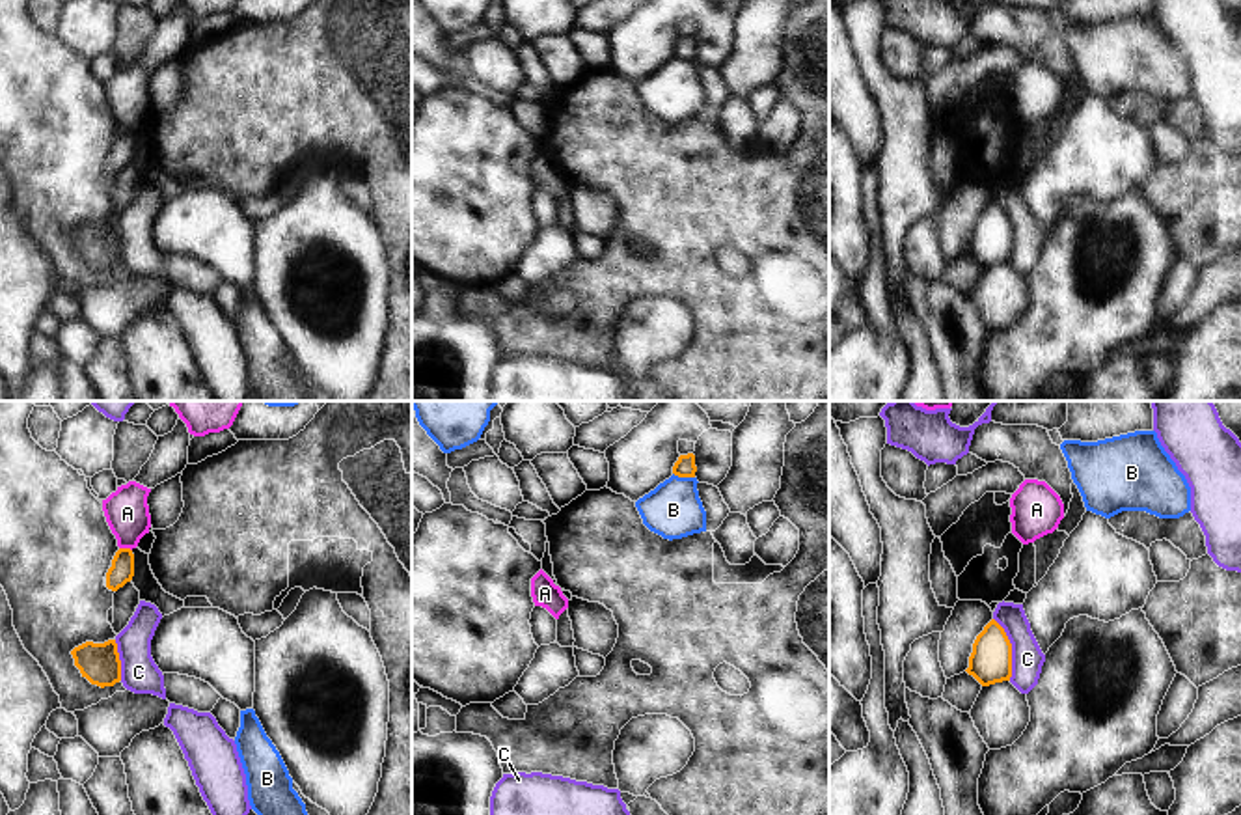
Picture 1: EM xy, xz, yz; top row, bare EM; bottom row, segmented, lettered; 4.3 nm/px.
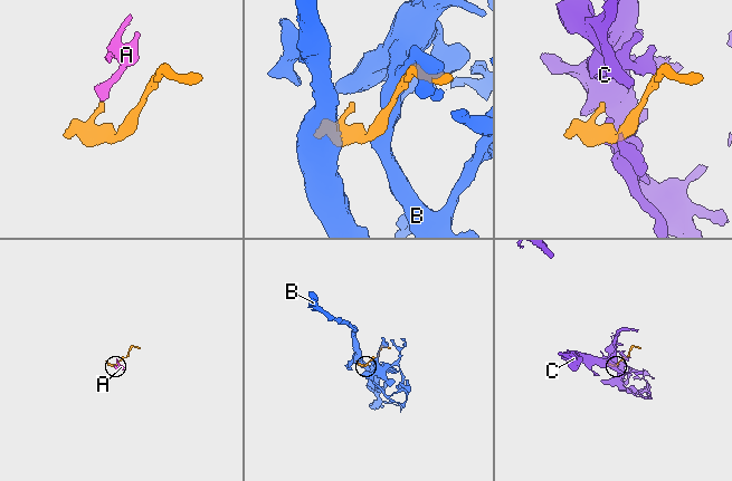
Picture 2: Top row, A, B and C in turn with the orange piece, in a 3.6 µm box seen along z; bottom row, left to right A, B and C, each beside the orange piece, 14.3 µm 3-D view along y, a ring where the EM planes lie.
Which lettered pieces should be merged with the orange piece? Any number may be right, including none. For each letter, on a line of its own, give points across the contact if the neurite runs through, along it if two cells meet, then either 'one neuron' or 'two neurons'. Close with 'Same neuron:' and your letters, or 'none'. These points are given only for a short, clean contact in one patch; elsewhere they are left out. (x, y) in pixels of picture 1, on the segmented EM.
A: border along xy (120, 547), (131, 551); two neurons
B: two neurons
C: border along yz (994, 618), (1010, 644), (1010, 679); two neurons
Same neuron: none

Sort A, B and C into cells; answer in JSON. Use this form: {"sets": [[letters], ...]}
{"sets": [["A"], ["B"], ["C"]]}

